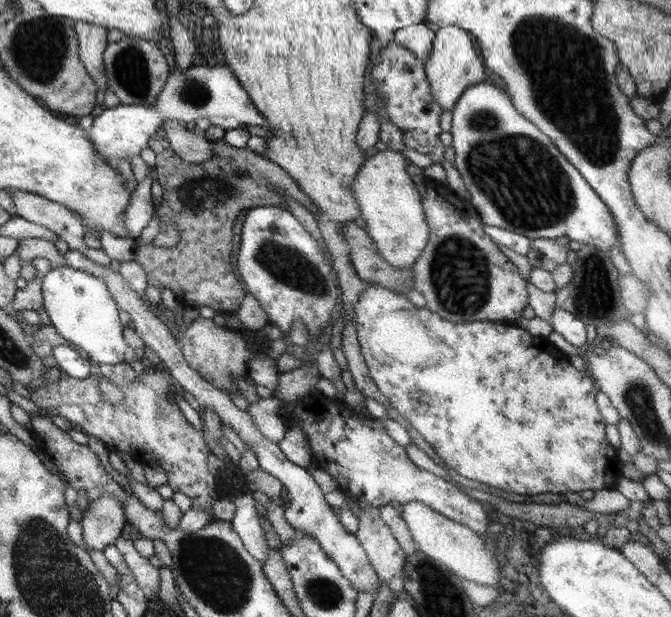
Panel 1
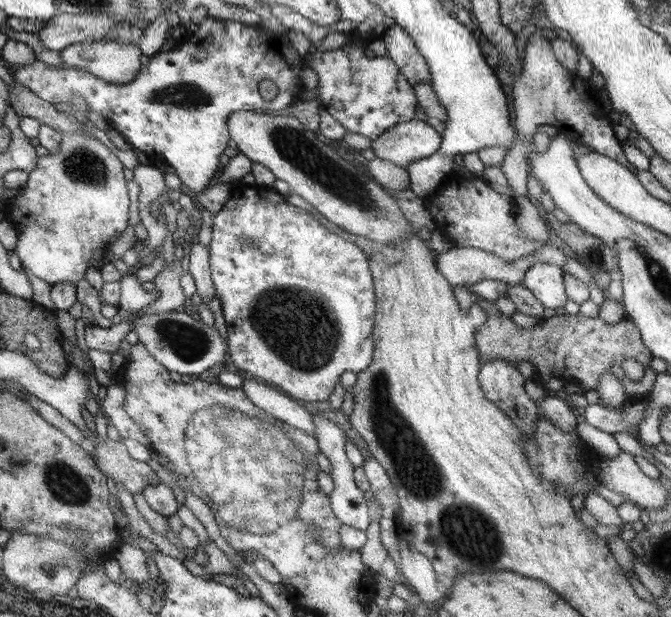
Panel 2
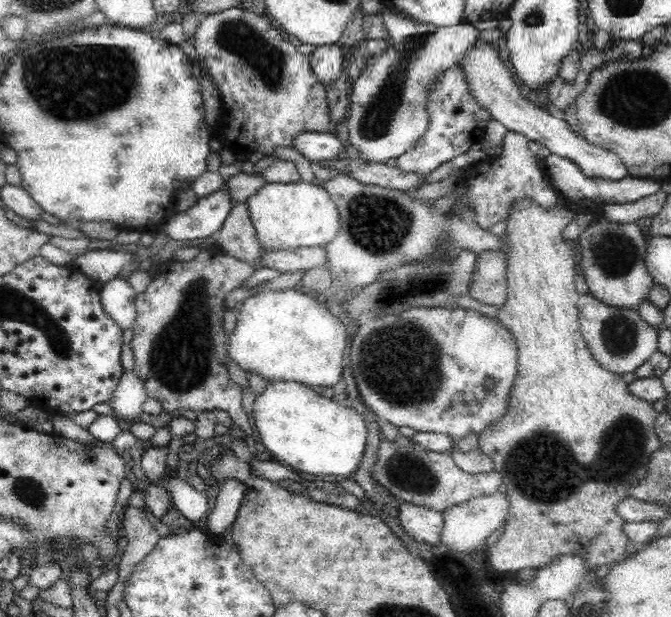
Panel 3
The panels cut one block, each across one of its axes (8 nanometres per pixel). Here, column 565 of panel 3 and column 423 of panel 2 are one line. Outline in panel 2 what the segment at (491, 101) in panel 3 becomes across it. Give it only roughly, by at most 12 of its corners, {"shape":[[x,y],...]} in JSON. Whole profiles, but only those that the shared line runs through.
{"shape":[[413,118],[385,129],[369,147],[406,169],[435,154],[441,135]]}

